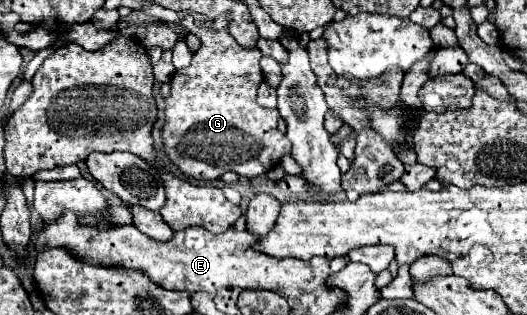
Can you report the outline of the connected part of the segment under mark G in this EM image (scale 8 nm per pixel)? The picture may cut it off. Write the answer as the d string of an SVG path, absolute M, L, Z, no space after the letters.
M183 22L191 34L195 34L201 40L199 50L193 54L193 60L187 68L177 70L171 80L171 96L165 98L165 116L167 122L163 126L163 138L167 142L167 156L175 162L175 166L189 178L195 180L215 180L223 176L225 172L233 170L239 176L259 176L269 172L273 166L279 164L279 160L291 152L291 144L277 130L279 112L277 108L261 108L257 104L257 88L263 80L261 74L261 52L257 48L241 48L233 36L229 36L229 30L213 30L207 26L195 26Z

